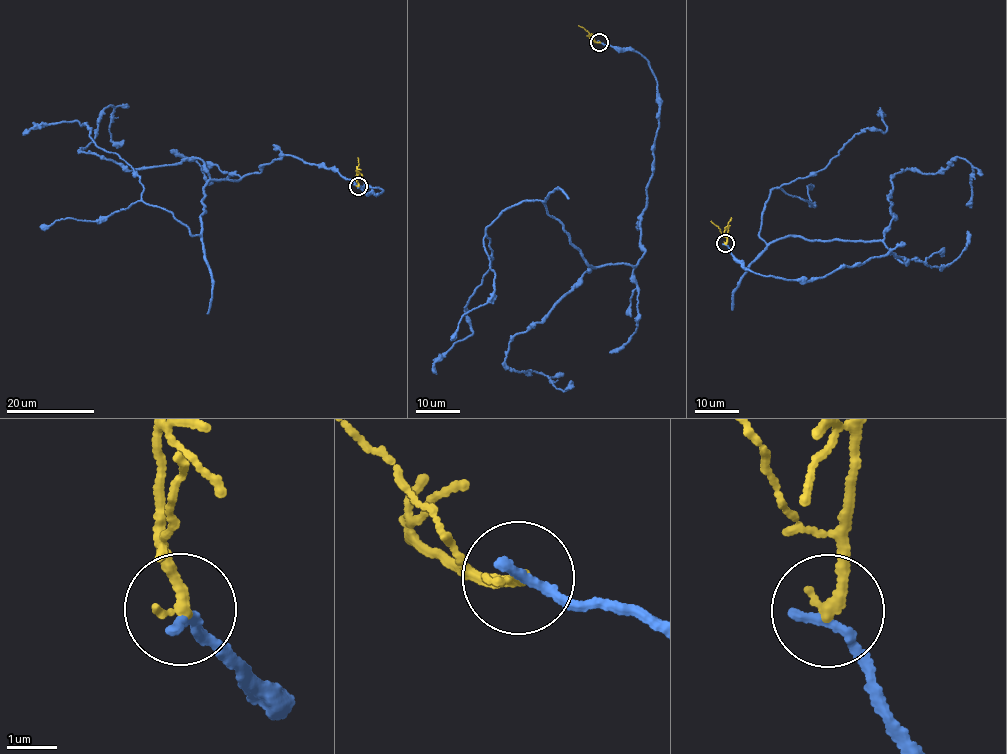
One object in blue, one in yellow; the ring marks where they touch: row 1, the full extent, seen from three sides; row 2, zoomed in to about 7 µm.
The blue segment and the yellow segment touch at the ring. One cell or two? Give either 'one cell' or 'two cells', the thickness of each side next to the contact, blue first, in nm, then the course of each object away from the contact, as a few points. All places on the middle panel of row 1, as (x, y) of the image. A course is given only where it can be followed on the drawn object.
two cells; calibres 240 and 240 nm; course blue (600, 42), (656, 78), (645, 251), (593, 268), (538, 200), (502, 212), (472, 333), (436, 374); course yellow (600, 42), (579, 25)

